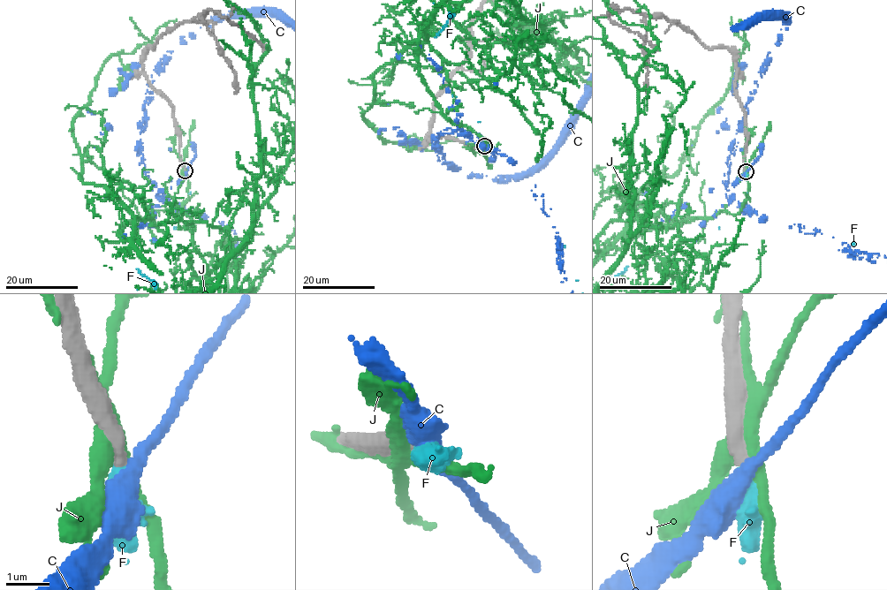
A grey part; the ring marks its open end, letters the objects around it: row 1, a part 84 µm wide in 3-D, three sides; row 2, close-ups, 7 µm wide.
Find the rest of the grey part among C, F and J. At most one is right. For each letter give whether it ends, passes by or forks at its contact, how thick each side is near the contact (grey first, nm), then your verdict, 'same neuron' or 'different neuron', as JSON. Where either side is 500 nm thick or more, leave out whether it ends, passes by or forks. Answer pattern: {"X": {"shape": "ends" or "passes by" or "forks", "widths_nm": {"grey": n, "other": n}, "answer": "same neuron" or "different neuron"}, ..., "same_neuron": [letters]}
{"C": {"shape": "passes by", "widths_nm": {"grey": 360, "other": 320}, "answer": "different neuron"}, "F": {"shape": "ends", "widths_nm": {"grey": 360, "other": 400}, "answer": "same neuron"}, "J": {"shape": "forks", "widths_nm": {"grey": 440, "other": 320}, "answer": "different neuron"}, "same_neuron": ["F"]}

